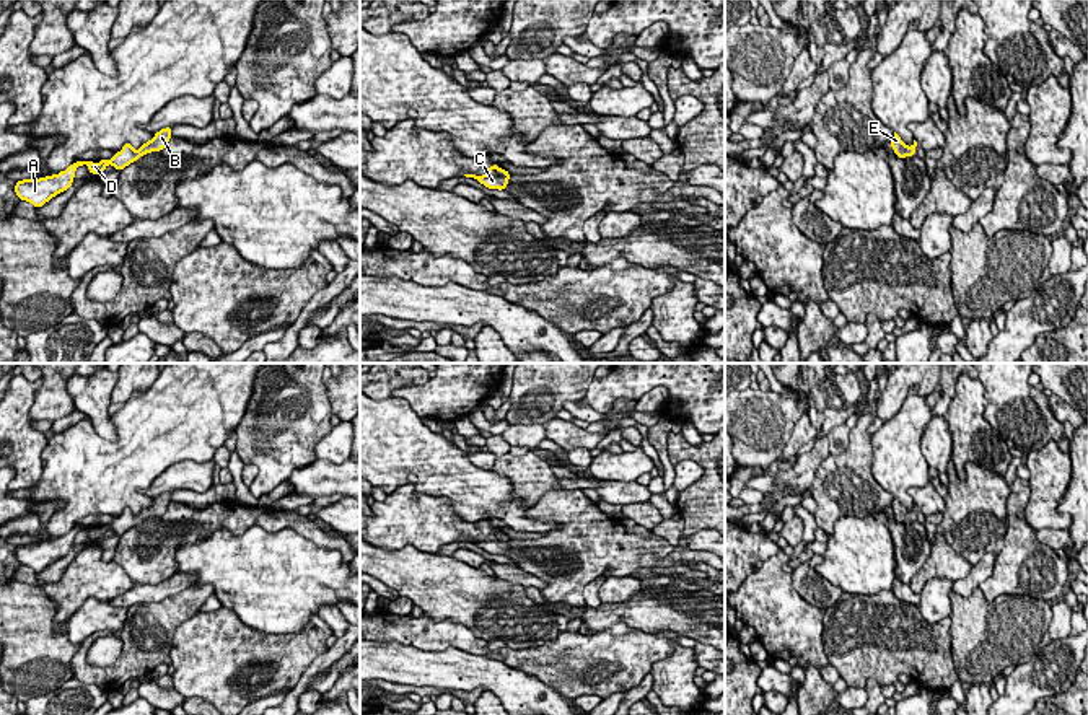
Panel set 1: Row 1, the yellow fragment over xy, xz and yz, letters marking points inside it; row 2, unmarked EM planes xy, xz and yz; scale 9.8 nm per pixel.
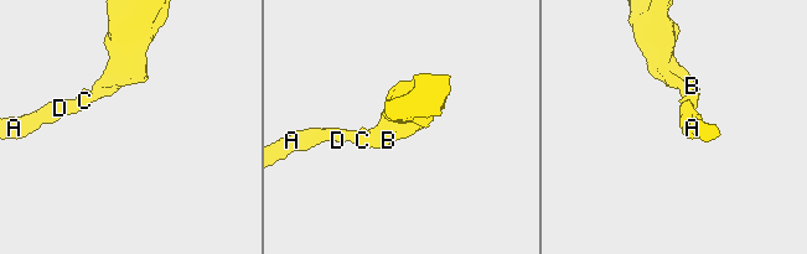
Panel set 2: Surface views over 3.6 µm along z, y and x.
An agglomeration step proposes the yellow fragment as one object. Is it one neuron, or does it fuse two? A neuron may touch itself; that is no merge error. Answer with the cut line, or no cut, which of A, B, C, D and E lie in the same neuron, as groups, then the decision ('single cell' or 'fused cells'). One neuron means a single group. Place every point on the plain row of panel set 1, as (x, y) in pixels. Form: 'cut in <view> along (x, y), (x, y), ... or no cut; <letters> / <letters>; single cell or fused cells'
no cut; A B C D E; single cell

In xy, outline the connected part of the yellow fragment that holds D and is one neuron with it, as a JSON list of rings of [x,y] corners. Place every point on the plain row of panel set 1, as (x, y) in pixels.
[[[173,492],[161,493],[155,498],[151,505],[147,508],[142,508],[138,515],[135,515],[129,507],[122,511],[121,516],[117,516],[111,524],[101,524],[99,528],[93,526],[75,526],[70,529],[65,536],[60,536],[59,539],[39,542],[39,544],[23,544],[15,549],[15,557],[20,562],[20,565],[26,565],[33,568],[34,572],[42,572],[46,567],[49,567],[57,559],[67,555],[75,542],[75,536],[78,531],[86,529],[91,539],[103,537],[107,529],[112,529],[116,534],[122,536],[130,528],[137,526],[140,521],[151,518],[151,516],[161,516],[169,503],[171,503]]]

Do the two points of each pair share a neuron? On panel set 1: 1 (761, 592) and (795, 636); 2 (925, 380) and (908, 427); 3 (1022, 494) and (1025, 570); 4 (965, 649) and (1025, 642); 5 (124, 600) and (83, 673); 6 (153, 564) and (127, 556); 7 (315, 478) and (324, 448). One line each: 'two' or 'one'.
1: one
2: two
3: one
4: one
5: two
6: one
7: two

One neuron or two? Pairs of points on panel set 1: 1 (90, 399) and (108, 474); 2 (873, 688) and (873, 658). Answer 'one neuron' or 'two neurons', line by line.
1: two neurons
2: two neurons

